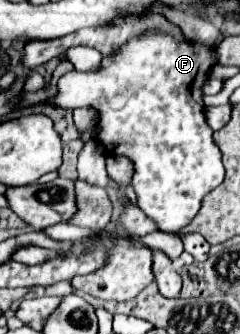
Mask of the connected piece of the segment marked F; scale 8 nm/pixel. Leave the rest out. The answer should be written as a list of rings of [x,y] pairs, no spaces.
[[[148,34],[128,42],[116,56],[102,60],[100,72],[68,72],[58,80],[54,104],[62,108],[90,106],[98,110],[98,142],[110,154],[124,154],[134,162],[132,188],[138,208],[156,220],[160,230],[178,232],[186,228],[200,210],[202,198],[224,180],[222,152],[212,138],[212,128],[204,118],[202,86],[216,62],[212,48],[192,40],[176,42],[172,36]]]

